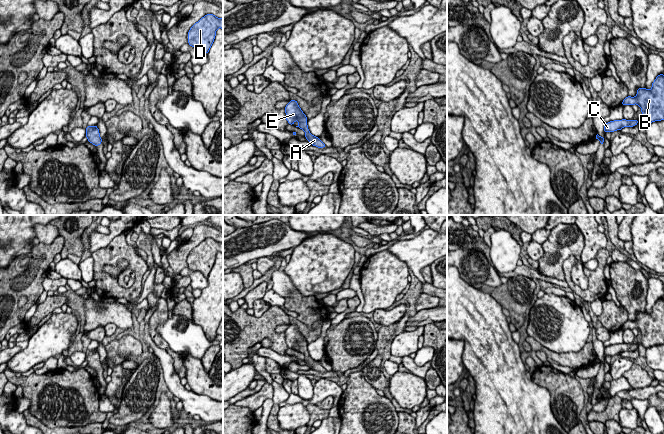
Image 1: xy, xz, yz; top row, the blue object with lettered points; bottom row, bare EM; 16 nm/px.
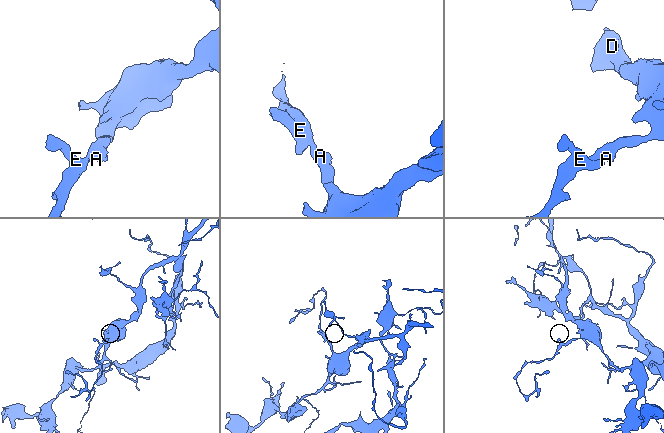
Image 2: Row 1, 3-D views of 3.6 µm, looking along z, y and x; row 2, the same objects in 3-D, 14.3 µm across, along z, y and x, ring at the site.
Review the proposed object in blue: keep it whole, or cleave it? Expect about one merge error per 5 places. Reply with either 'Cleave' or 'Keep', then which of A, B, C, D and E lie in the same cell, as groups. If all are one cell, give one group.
Keep. Groups: A B C D E

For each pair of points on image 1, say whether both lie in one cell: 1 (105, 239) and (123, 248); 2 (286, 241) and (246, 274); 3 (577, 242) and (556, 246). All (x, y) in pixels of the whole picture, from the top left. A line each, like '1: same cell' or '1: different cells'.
1: different cells
2: different cells
3: same cell

